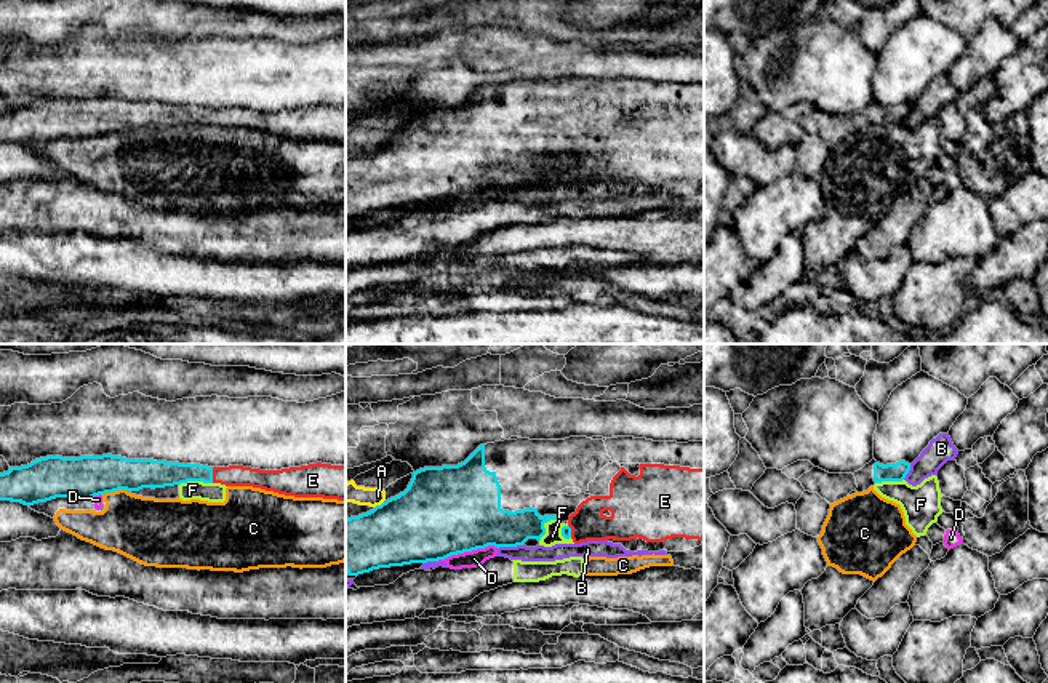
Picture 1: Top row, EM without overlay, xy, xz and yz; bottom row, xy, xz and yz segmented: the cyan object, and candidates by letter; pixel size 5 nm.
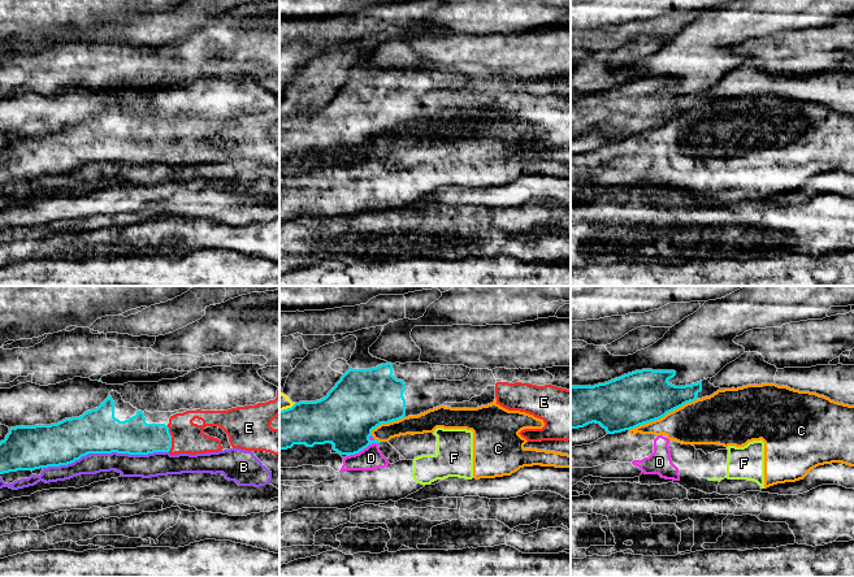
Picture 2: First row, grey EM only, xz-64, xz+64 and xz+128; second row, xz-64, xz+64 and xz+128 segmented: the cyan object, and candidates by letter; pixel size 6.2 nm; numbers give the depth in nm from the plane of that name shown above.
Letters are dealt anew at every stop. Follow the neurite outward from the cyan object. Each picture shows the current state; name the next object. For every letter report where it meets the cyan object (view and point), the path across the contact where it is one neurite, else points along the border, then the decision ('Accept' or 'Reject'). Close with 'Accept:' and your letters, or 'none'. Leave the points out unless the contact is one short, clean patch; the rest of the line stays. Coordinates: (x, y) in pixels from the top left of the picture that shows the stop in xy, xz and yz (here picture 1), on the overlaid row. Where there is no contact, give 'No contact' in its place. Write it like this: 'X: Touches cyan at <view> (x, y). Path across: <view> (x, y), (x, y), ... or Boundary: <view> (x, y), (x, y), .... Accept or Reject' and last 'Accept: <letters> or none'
A: Touches cyan at xz (378, 506). Boundary: xz (383, 501), (375, 507). Reject
B: Touches cyan at xz (509, 546). Reject
C: Touches cyan at xy (114, 490). Reject
D: Touches cyan at xz (468, 551). Boundary: xz (498, 547), (477, 547), (452, 554), (437, 562). Reject
E: Touches cyan at xy (212, 475). Path across: xy (162, 474), (212, 475), (234, 475). Accept
F: Touches cyan at xy (196, 480). Reject
Accept: E

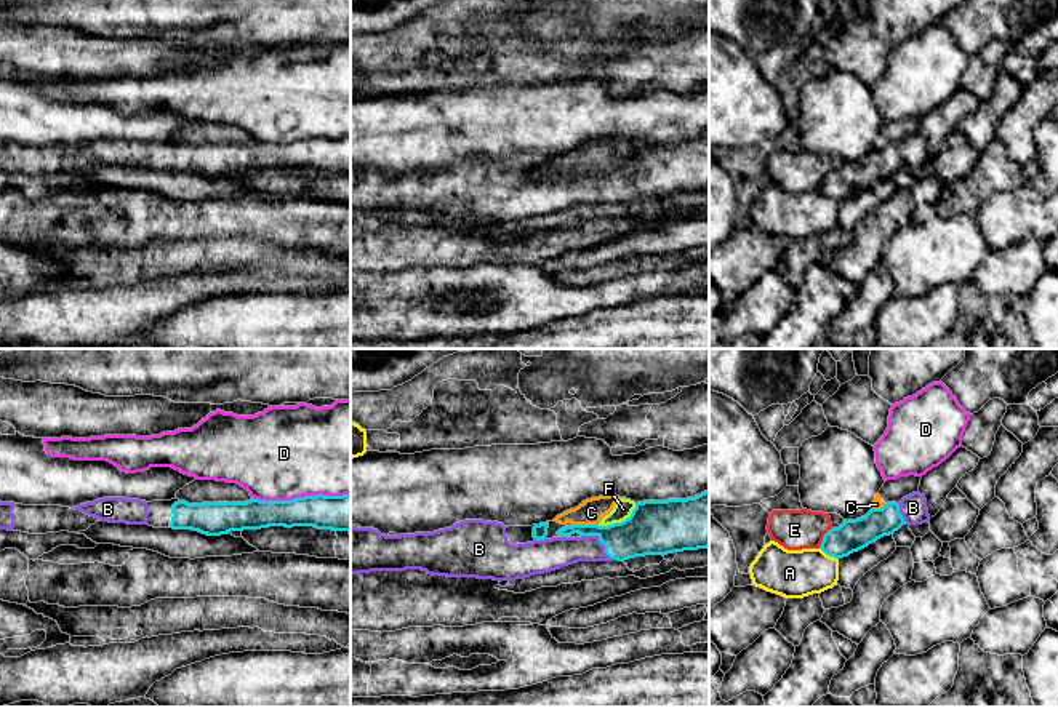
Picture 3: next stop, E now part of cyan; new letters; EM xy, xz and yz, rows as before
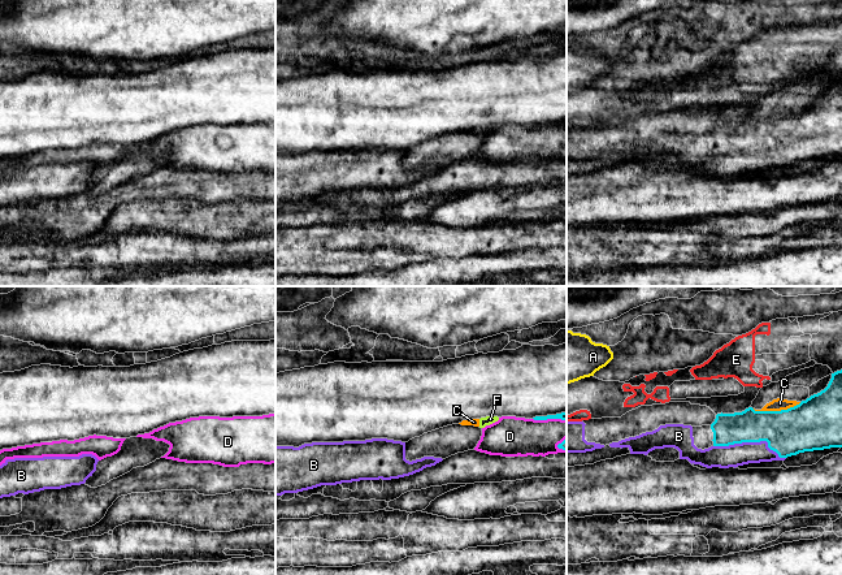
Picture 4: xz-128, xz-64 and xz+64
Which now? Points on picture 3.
A: Touches cyan at yz (829, 555). Reject
B: Touches cyan at xz (599, 539). Path across: xz (647, 531), (628, 539), (599, 539), (585, 549), (553, 554). Accept
C: Touches cyan at xz (586, 525). Reject
D: Touches cyan at xy (300, 498). Reject
E: Touches cyan at yz (823, 538). Boundary: yz (833, 528), (825, 535), (818, 547). Reject
F: Touches cyan at xz (618, 523). Boundary: xz (636, 504), (633, 512), (623, 520), (597, 525). Reject
Accept: B

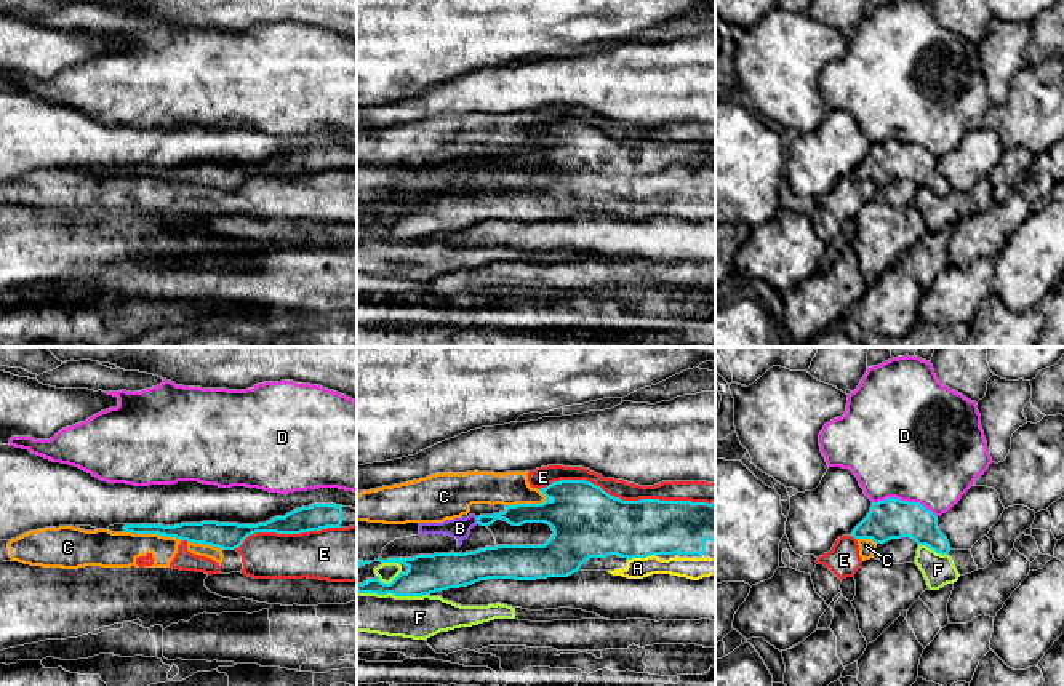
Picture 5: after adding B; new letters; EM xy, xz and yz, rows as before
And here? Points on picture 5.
A: Touches cyan at xz (642, 557). Accept
B: Touches cyan at xz (477, 520). Accept
C: Touches cyan at xy (154, 533). Reject
D: Touches cyan at yz (904, 501). Reject
E: Touches cyan at xz (628, 501). Reject
F: Touches cyan at xz (394, 594). Reject
Accept: A, B

